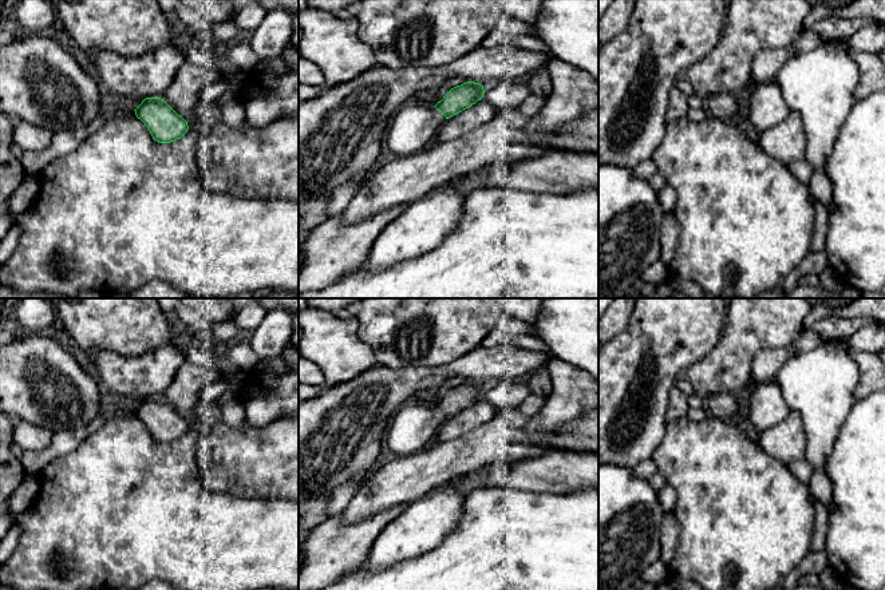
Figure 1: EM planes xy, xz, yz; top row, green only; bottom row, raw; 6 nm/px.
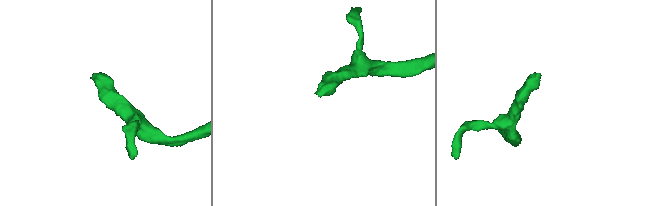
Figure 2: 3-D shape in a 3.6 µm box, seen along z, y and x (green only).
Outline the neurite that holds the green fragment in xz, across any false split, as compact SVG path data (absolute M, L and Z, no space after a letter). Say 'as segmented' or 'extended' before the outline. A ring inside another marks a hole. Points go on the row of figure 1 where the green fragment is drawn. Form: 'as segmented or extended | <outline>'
extended | M466 82L451 88L435 106L402 107L394 115L386 131L388 150L396 158L423 150L435 138L446 119L471 107L483 95L482 84Z

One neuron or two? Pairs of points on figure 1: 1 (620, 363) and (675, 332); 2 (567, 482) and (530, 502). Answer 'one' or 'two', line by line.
1: one
2: two

